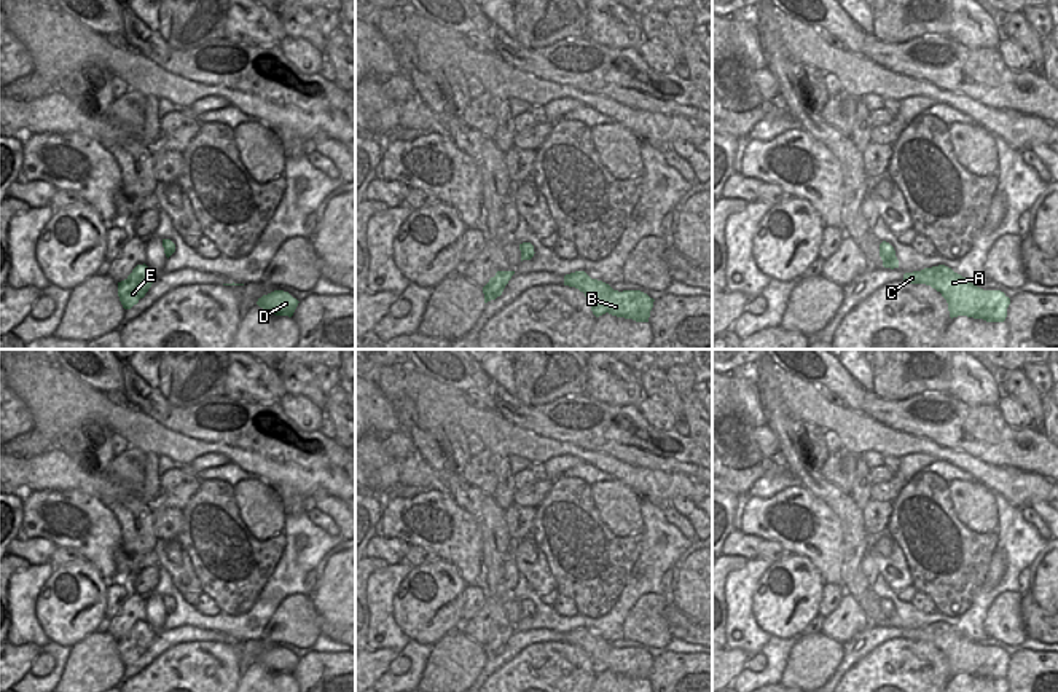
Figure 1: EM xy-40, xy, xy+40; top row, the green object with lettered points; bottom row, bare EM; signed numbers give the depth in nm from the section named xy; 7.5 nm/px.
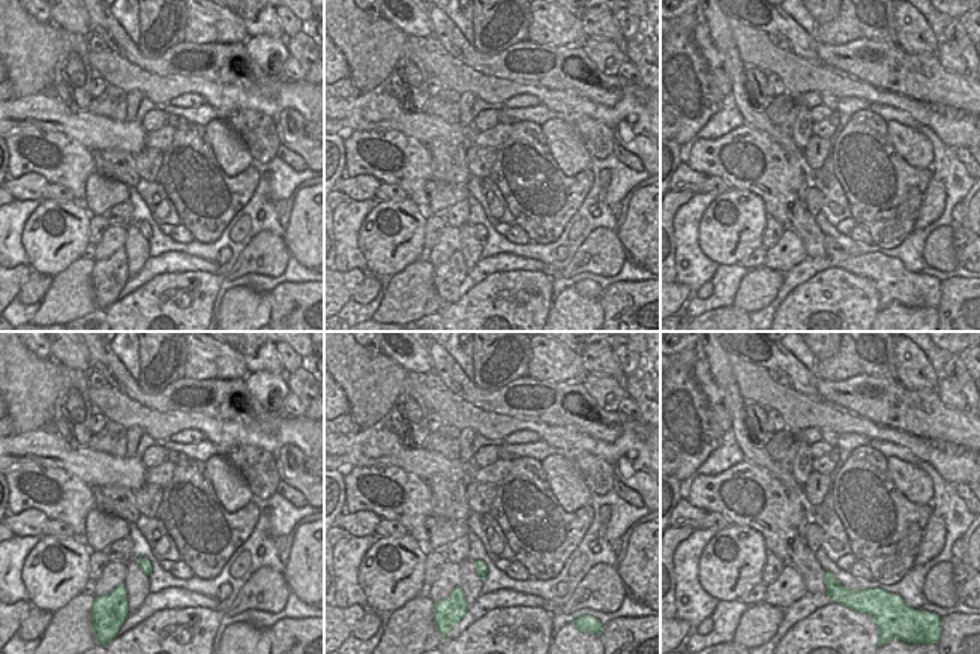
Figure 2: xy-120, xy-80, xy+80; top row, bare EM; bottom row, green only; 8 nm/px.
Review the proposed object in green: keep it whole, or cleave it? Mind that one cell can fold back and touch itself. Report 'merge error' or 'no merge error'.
no merge error

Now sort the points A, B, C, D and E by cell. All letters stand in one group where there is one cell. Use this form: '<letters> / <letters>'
A B C D E

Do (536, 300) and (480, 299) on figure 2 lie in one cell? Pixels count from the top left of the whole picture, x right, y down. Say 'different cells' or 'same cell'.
same cell

